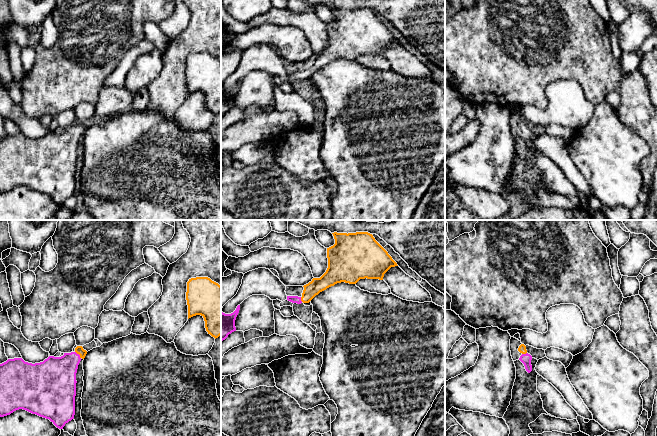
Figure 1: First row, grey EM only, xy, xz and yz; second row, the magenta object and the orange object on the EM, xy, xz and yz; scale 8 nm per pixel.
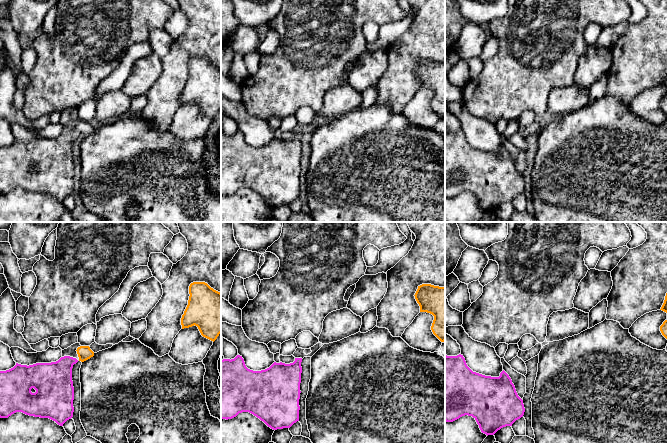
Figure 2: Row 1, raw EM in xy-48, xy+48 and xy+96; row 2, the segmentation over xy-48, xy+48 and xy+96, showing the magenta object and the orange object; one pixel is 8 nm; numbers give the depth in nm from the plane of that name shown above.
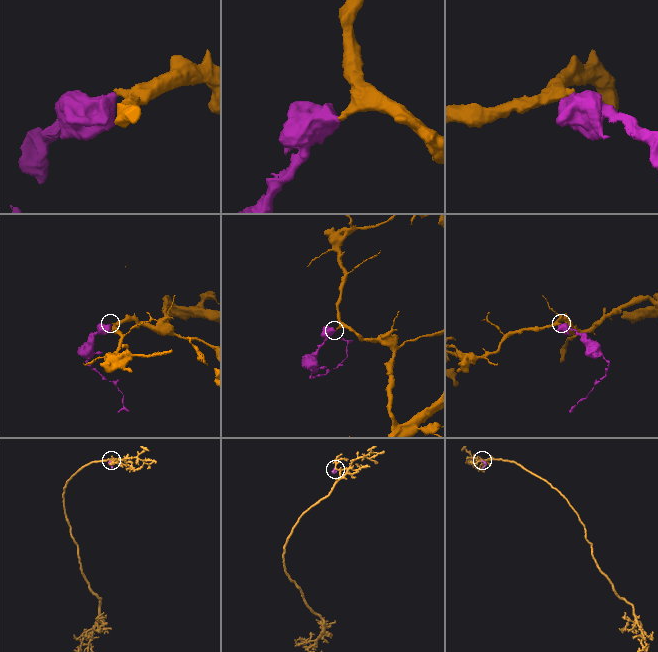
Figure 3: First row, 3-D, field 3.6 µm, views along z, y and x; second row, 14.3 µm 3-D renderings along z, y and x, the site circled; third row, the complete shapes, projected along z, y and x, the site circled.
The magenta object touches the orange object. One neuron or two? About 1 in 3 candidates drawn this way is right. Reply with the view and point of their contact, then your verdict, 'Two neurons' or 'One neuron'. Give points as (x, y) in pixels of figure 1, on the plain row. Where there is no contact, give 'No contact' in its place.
Touches magenta at xy (79, 131). One neuron

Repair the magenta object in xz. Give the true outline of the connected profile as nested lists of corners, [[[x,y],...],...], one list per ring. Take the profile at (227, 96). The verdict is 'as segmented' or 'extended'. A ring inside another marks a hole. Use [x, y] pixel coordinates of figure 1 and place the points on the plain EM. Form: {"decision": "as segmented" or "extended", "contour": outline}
{"decision": "as segmented", "contour": [[[240,81],[231,90],[225,90],[221,87],[221,117],[225,116],[229,110],[236,107],[235,96],[239,89]]]}

